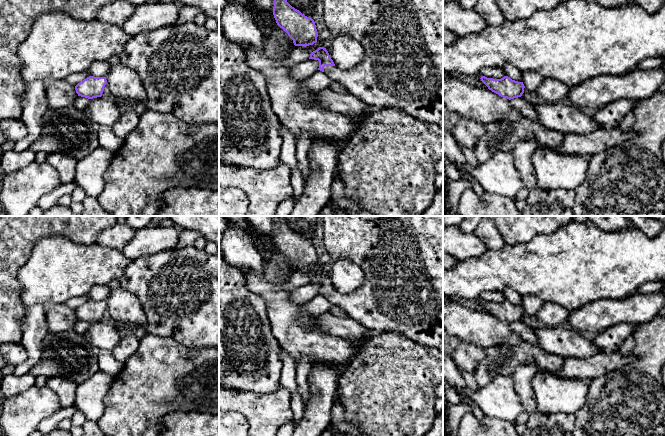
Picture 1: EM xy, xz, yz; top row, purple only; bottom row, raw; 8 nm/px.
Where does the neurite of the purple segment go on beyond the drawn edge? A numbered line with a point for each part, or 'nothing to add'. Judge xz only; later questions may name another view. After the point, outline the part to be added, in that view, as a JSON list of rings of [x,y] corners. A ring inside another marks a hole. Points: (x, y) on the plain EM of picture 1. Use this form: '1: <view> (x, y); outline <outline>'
1: xz (401, 256); outline [[[322,216],[323,242],[331,261],[347,259],[360,266],[365,274],[363,284],[349,294],[335,290],[325,290],[324,297],[334,306],[341,307],[348,317],[358,321],[367,329],[377,334],[396,331],[416,343],[435,347],[443,353],[443,216],[386,216],[385,218],[368,221],[361,216]]]

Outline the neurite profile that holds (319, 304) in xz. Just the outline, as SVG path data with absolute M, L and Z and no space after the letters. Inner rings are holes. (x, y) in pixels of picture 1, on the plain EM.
M317 294L309 302L301 305L302 311L310 315L320 315L322 313L328 313L334 307L324 296Z

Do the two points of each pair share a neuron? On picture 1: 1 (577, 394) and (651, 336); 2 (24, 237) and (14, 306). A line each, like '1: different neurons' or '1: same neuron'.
1: different neurons
2: same neuron

